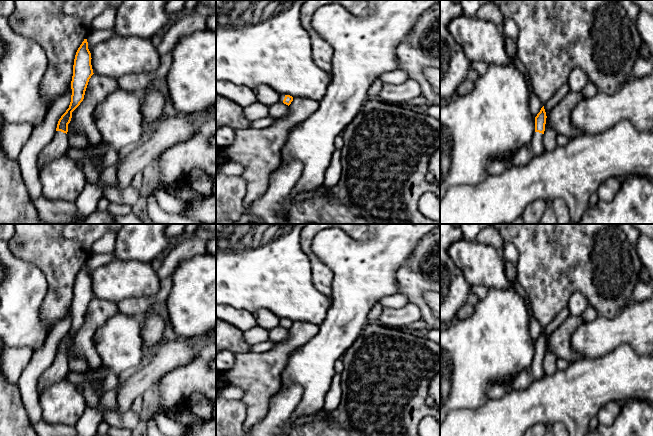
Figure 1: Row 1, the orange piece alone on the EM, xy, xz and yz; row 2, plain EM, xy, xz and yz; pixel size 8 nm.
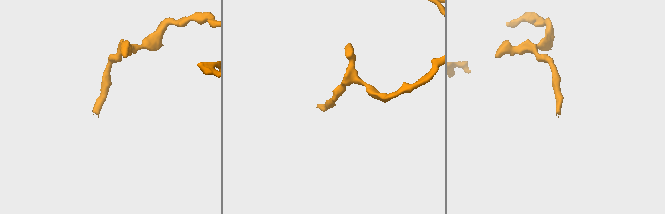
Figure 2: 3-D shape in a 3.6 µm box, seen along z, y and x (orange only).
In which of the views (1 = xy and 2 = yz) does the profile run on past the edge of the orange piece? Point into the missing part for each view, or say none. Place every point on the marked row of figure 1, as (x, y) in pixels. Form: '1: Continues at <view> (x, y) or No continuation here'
1: Continues at xy (59, 145)
2: Continues at yz (536, 142)

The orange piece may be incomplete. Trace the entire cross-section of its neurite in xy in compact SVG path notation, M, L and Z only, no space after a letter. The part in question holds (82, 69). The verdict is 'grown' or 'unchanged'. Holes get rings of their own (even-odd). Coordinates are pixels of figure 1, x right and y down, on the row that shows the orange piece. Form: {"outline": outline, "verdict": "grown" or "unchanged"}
{"outline": "M84 39L74 59L71 81L72 95L69 108L59 119L52 141L38 155L37 164L39 170L44 164L67 154L67 150L69 149L69 136L67 132L72 112L83 101L89 79L94 74L91 59L87 39Z", "verdict": "grown"}

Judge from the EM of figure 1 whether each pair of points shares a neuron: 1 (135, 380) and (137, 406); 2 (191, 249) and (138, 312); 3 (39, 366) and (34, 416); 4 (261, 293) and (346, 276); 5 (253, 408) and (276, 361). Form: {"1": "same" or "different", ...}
{"1": "different", "2": "same", "3": "same", "4": "different", "5": "same"}

